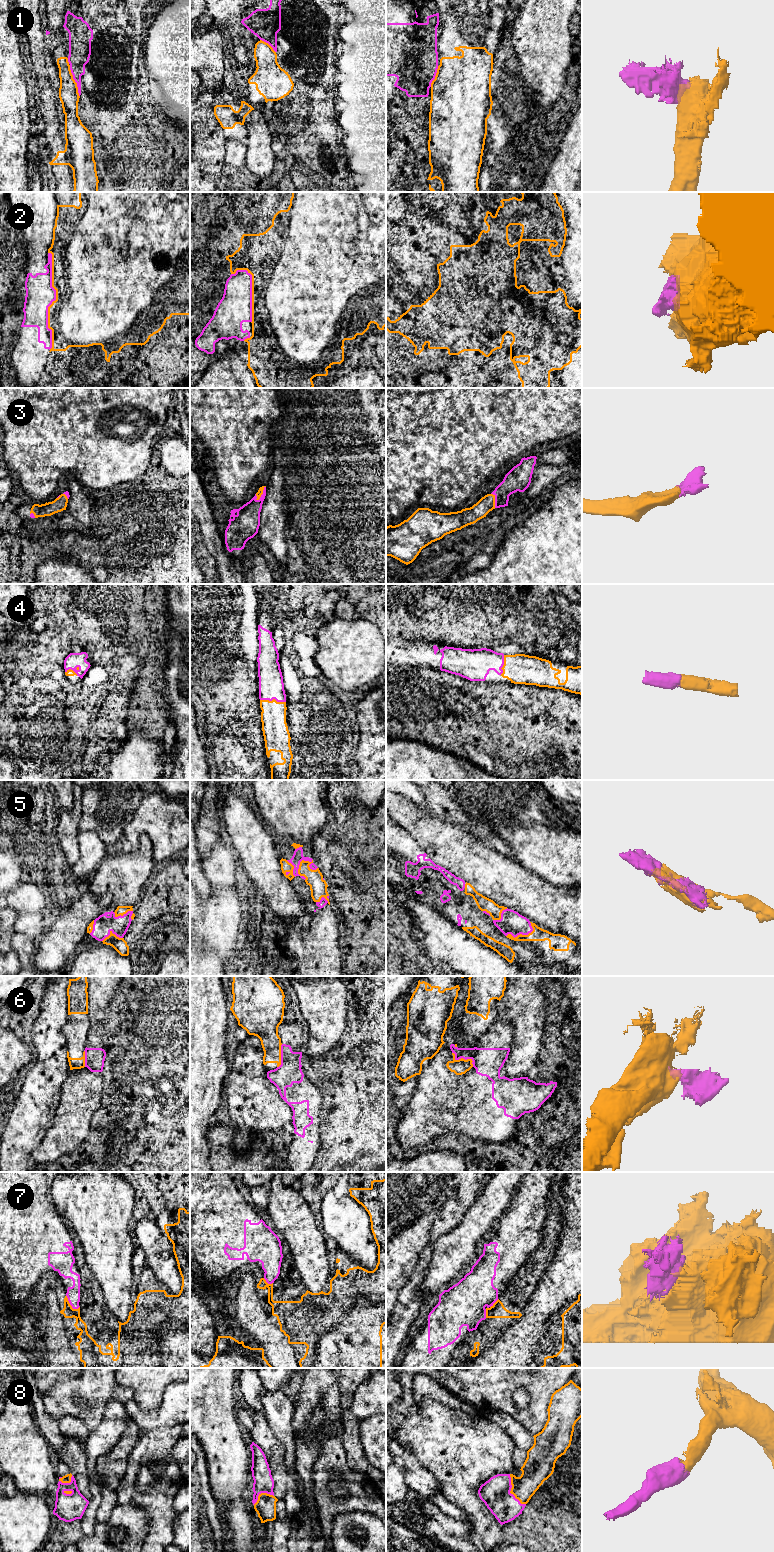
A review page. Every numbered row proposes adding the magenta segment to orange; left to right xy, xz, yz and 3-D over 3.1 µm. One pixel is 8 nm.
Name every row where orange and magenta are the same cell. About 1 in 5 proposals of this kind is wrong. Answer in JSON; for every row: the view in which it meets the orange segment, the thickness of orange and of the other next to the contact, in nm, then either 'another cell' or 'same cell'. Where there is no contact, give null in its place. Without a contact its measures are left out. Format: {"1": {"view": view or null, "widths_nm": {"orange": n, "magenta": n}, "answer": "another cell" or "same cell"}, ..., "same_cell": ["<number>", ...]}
{"1": {"view": "xy", "widths_nm": {"orange": 160, "magenta": 180}, "answer": "another cell"}, "2": {"view": "xy", "widths_nm": {"orange": 500, "magenta": 240}, "answer": "another cell"}, "3": {"view": "xz", "widths_nm": {"orange": 50, "magenta": 200}, "answer": "same cell"}, "4": {"view": "xz", "widths_nm": {"orange": 200, "magenta": 200}, "answer": "same cell"}, "5": {"view": "xz", "widths_nm": {"orange": 140, "magenta": 90}, "answer": "same cell"}, "6": {"view": "yz", "widths_nm": {"orange": 120, "magenta": 220}, "answer": "another cell"}, "7": {"view": "xy", "widths_nm": {"orange": 90, "magenta": 110}, "answer": "another cell"}, "8": {"view": "yz", "widths_nm": {"orange": 200, "magenta": 240}, "answer": "same cell"}, "same_cell": ["3", "4", "5", "8"]}

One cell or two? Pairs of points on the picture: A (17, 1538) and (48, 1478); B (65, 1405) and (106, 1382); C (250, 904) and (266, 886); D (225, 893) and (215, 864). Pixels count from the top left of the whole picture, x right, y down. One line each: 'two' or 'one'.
A: two
B: one
C: two
D: two

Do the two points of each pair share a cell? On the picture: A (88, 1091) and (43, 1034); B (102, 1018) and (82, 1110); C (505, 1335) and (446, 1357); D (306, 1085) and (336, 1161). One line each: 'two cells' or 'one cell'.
A: two cells
B: one cell
C: two cells
D: two cells

